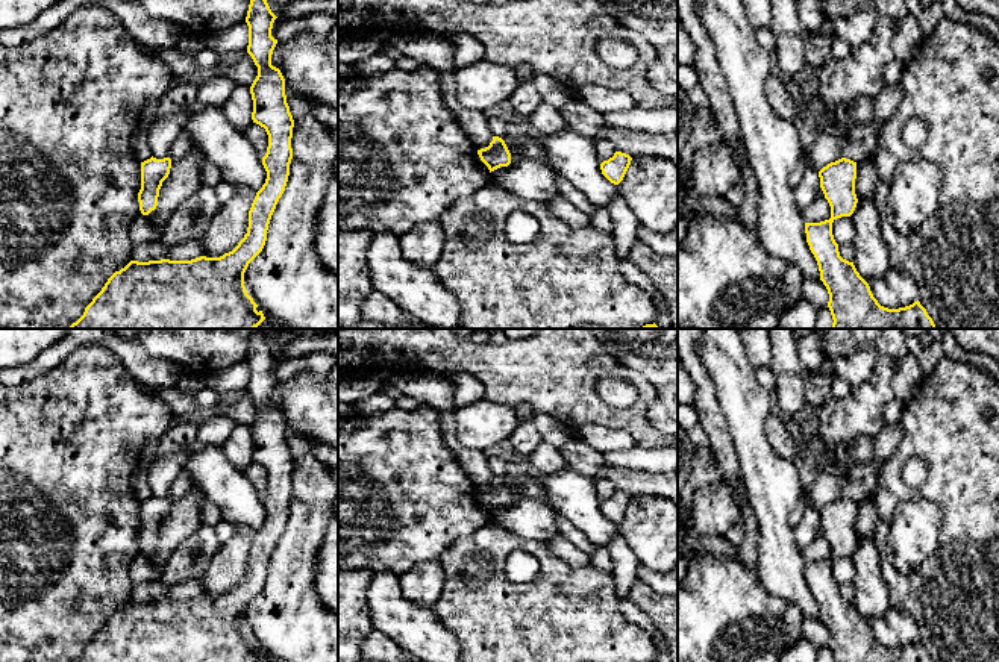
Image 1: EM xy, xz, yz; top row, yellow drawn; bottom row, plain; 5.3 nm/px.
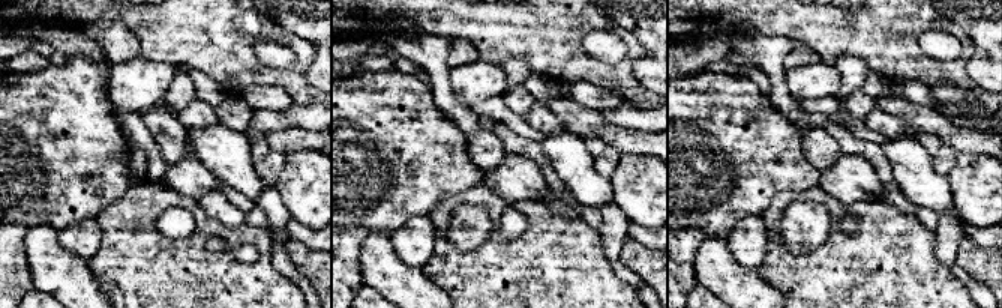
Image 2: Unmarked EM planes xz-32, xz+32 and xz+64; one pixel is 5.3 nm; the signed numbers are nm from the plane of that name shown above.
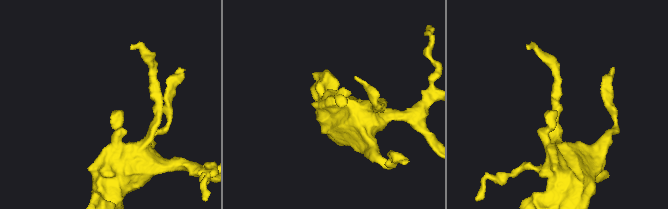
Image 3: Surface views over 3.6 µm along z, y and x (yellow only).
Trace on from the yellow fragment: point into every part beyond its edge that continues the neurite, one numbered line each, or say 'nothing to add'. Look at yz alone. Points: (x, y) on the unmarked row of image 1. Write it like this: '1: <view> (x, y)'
nothing to add

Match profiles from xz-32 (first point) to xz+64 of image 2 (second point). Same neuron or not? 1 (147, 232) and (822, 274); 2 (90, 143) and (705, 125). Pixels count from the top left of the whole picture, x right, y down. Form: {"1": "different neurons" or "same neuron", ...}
{"1": "same neuron", "2": "same neuron"}

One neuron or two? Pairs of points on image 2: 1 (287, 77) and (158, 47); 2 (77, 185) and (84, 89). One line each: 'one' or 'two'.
1: one
2: one

